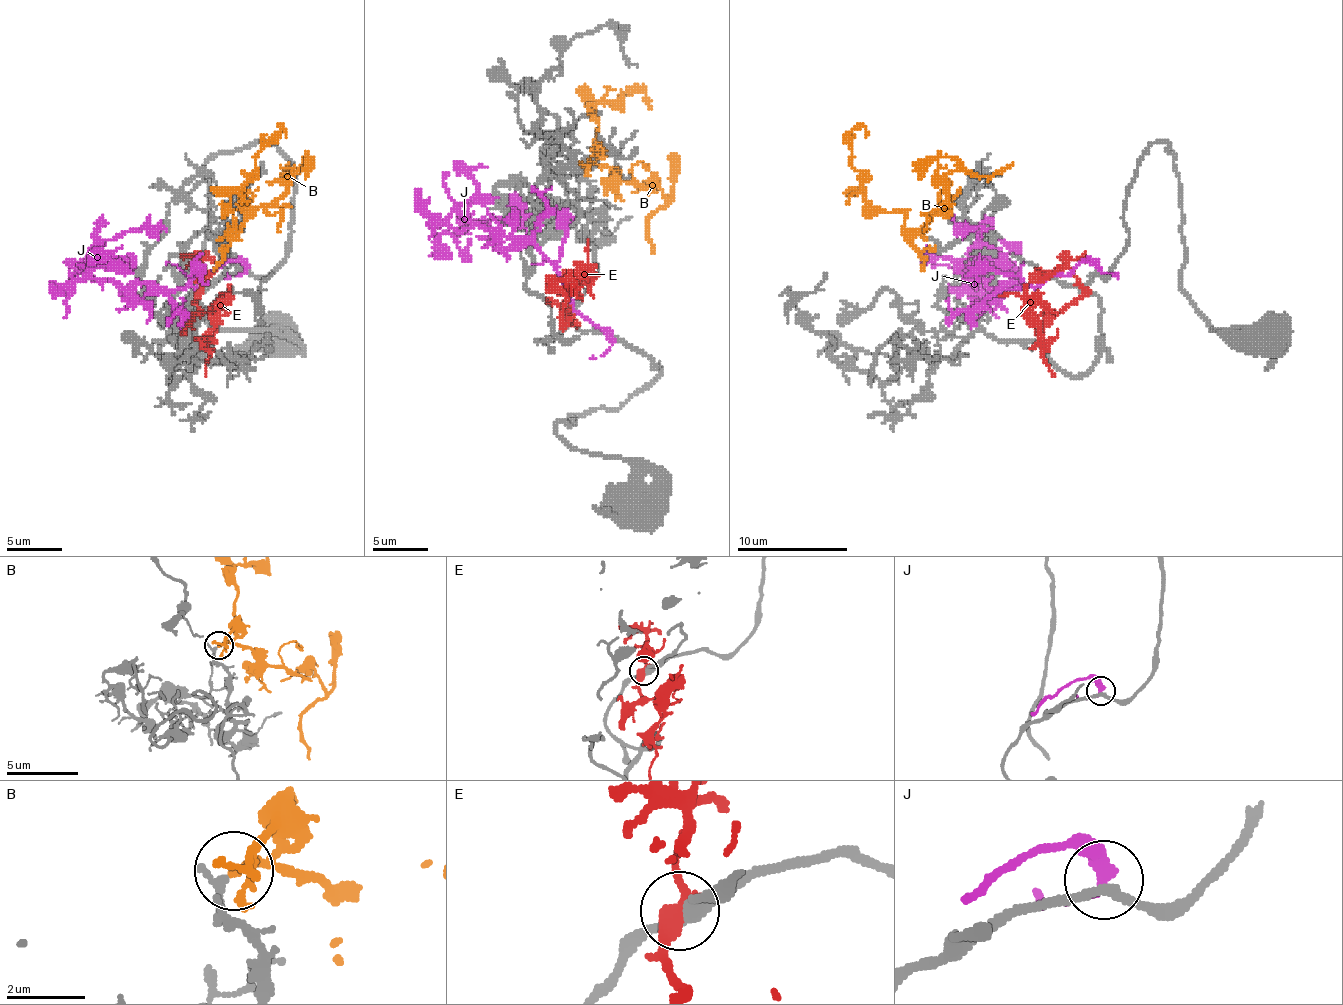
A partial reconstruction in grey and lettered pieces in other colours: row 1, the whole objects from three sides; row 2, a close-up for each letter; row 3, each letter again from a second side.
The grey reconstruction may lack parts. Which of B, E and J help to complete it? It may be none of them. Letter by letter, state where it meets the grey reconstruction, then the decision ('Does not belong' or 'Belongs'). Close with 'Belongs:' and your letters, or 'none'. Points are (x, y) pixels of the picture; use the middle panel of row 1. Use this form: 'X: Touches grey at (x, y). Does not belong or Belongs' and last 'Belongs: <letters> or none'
B: Touches grey at (584, 165). Belongs
E: Touches grey at (566, 324). Does not belong
J: Touches grey at (612, 340). Does not belong
Belongs: B

